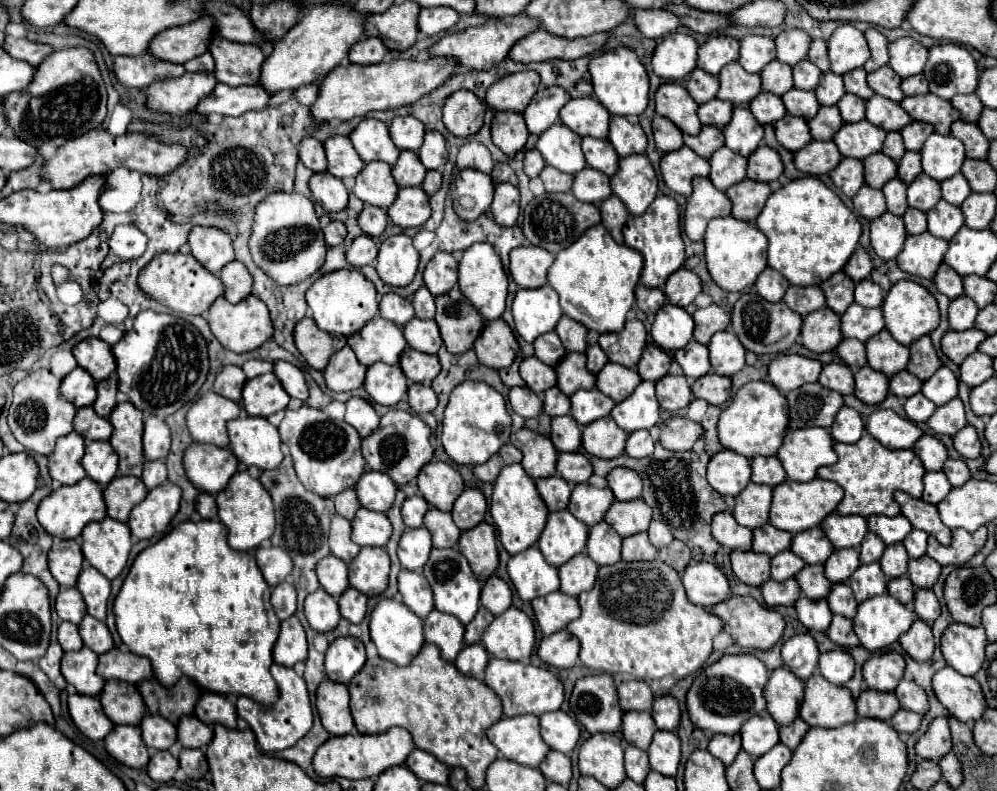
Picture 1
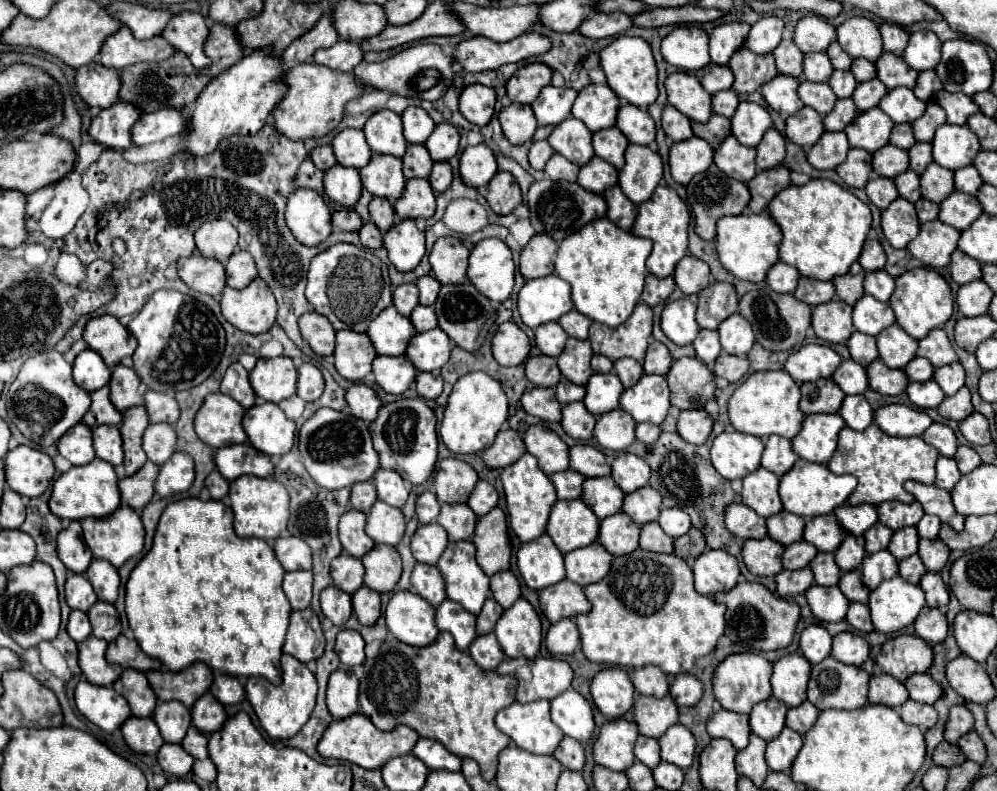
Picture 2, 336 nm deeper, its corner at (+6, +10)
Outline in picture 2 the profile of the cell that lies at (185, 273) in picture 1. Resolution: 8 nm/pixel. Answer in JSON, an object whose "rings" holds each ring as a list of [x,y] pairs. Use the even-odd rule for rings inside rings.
{"rings":[[[202,256],[184,258],[178,262],[180,278],[198,292],[218,298],[226,286],[226,272],[218,260],[208,260]]]}

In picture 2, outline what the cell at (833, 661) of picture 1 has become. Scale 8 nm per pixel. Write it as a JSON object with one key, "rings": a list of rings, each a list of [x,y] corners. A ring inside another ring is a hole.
{"rings":[[[842,632],[834,636],[832,656],[844,664],[862,666],[870,656],[870,644],[854,632]]]}

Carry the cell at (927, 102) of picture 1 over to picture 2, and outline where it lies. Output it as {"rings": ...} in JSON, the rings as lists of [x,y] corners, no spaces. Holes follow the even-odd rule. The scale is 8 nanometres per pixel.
{"rings":[[[940,90],[940,94],[936,94],[934,100],[938,106],[942,106],[946,110],[950,124],[966,124],[968,116],[980,112],[980,108],[974,104],[974,100],[966,94],[960,94],[960,92],[952,94],[952,92]]]}

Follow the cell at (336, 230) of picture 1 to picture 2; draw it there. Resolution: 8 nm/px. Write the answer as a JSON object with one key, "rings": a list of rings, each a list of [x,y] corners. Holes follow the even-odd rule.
{"rings":[[[344,208],[340,212],[332,214],[332,224],[338,230],[346,230],[346,232],[358,232],[362,228],[362,218],[358,216],[356,210],[352,208]]]}

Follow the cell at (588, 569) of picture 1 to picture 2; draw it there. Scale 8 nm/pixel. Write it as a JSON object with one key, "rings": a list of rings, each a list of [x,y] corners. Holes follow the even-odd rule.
{"rings":[[[598,542],[572,550],[564,556],[566,560],[566,578],[580,584],[588,586],[594,582],[600,582],[612,566],[612,554]]]}

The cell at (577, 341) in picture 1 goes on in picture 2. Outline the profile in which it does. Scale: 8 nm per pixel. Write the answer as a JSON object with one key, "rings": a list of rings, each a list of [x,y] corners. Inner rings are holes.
{"rings":[[[570,310],[568,314],[564,314],[558,324],[564,328],[564,332],[572,338],[578,338],[578,340],[586,340],[588,338],[588,328],[592,324],[592,320],[584,314],[580,314],[578,310]]]}

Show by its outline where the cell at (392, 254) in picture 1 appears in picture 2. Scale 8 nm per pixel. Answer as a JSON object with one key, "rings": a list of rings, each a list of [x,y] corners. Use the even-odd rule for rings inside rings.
{"rings":[[[402,220],[384,234],[384,248],[388,250],[390,262],[400,272],[410,272],[426,254],[424,232],[416,228],[414,220]]]}

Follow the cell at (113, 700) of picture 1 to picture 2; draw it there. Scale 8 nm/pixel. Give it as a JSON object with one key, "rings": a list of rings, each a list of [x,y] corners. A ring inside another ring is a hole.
{"rings":[[[124,670],[122,678],[114,684],[114,690],[118,694],[124,694],[128,698],[128,704],[132,706],[132,714],[140,718],[152,716],[152,710],[156,708],[156,694],[150,688],[146,674],[138,670]]]}

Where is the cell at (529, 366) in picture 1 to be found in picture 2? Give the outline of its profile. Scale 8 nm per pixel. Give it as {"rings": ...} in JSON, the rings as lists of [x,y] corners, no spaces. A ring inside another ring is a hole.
{"rings":[[[544,354],[528,358],[526,376],[534,386],[544,386],[544,388],[554,388],[562,378],[556,358],[550,358]]]}

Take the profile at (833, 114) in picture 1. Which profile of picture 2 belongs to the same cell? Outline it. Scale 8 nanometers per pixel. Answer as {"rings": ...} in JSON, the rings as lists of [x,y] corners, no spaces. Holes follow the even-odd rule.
{"rings":[[[852,98],[838,100],[834,110],[824,116],[824,126],[826,130],[844,130],[856,118],[856,114],[858,114],[858,108]]]}

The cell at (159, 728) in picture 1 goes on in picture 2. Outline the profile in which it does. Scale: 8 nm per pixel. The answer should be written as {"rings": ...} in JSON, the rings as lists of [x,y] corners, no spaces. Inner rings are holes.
{"rings":[[[168,700],[168,702],[158,702],[154,710],[154,722],[158,724],[166,742],[180,744],[192,718],[190,718],[190,710],[182,702]]]}

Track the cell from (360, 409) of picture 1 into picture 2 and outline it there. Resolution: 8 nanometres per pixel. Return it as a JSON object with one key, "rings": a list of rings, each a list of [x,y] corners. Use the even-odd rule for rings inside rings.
{"rings":[[[366,384],[350,386],[346,390],[346,402],[348,402],[350,410],[352,410],[352,416],[356,416],[360,420],[366,420],[366,422],[376,420],[378,410],[382,406],[378,394]]]}

